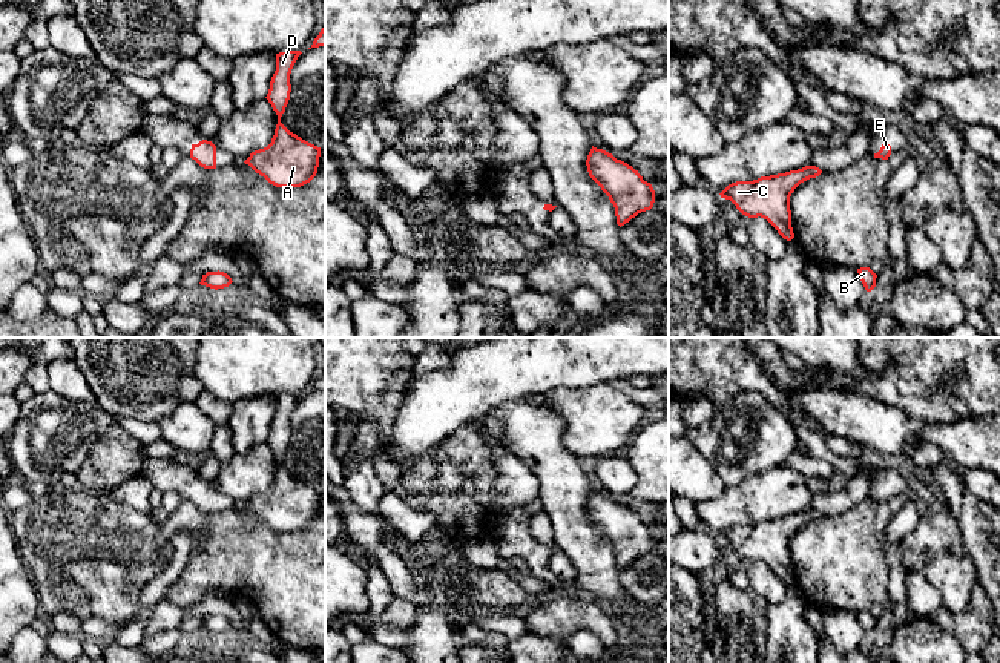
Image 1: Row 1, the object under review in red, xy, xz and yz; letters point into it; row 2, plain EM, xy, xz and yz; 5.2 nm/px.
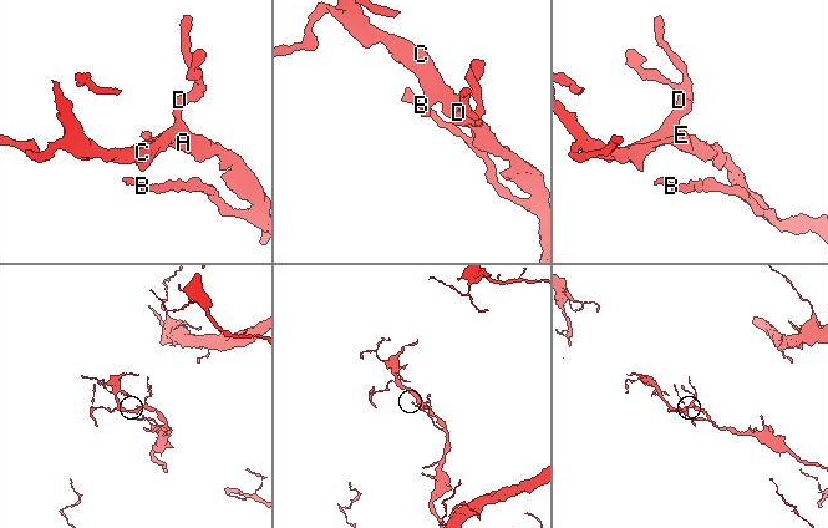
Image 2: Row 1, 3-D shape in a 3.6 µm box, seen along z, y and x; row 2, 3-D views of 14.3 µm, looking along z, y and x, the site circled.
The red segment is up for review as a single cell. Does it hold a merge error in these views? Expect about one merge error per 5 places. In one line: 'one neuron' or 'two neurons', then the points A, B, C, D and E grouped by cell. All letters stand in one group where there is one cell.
one neuron | A B C D E

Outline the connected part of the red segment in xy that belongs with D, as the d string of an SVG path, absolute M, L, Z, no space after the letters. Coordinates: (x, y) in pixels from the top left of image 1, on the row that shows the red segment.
M276 54L276 71L265 97L278 115L275 135L267 147L252 152L244 161L276 187L301 187L316 176L319 167L321 147L302 140L281 123L291 92L290 74L301 54Z

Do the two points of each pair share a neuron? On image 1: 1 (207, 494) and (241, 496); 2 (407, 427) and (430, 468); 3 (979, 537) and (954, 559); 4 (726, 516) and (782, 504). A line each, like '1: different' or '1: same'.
1: different
2: different
3: different
4: same

